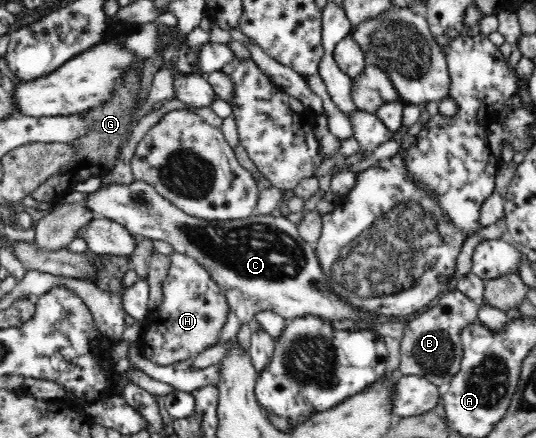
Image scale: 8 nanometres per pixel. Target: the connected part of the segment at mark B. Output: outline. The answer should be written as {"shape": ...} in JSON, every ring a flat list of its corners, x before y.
{"shape":[[453,286,440,296,436,306,409,321,408,330,400,344,401,363,398,372,403,376,421,376,437,387,452,380,460,368,462,349,460,331,465,324,477,320,478,305]]}

